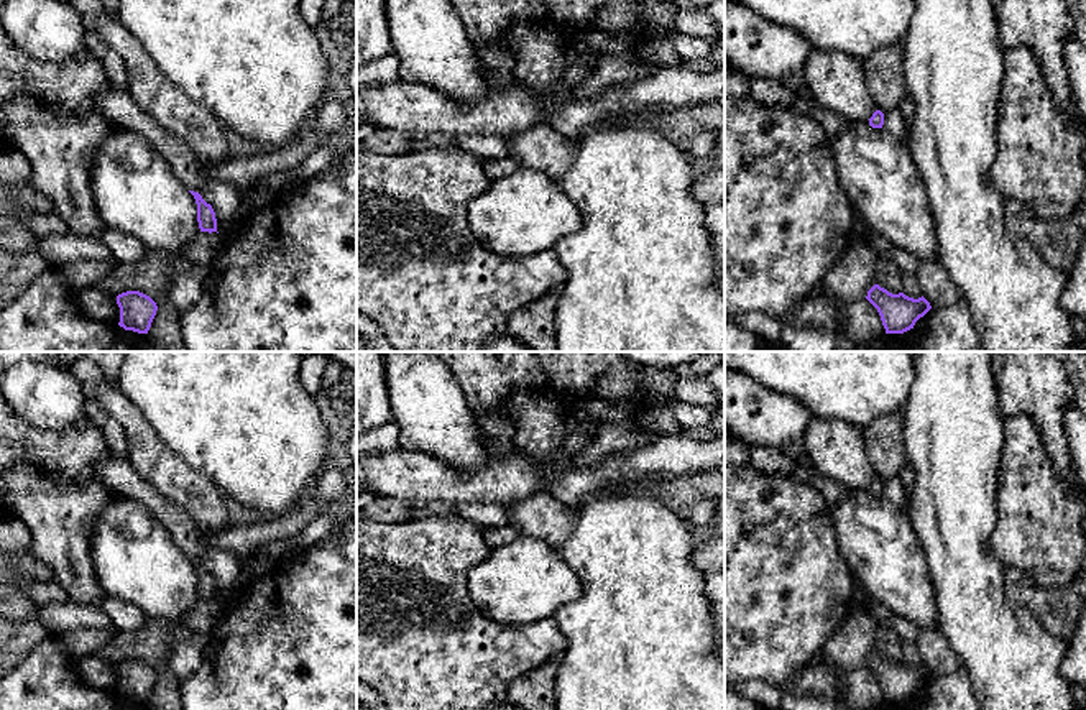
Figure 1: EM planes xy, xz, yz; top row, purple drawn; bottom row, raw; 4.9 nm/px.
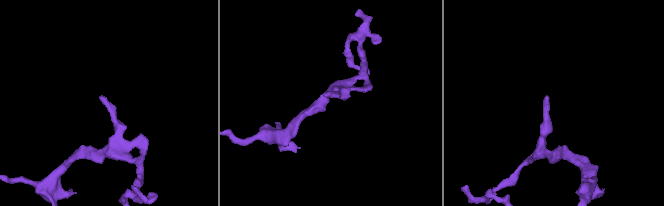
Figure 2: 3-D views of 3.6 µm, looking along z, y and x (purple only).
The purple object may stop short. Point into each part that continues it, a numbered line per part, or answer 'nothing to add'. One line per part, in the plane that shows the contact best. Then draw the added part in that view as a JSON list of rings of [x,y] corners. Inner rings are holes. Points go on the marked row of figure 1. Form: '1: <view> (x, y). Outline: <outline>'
nothing to add

